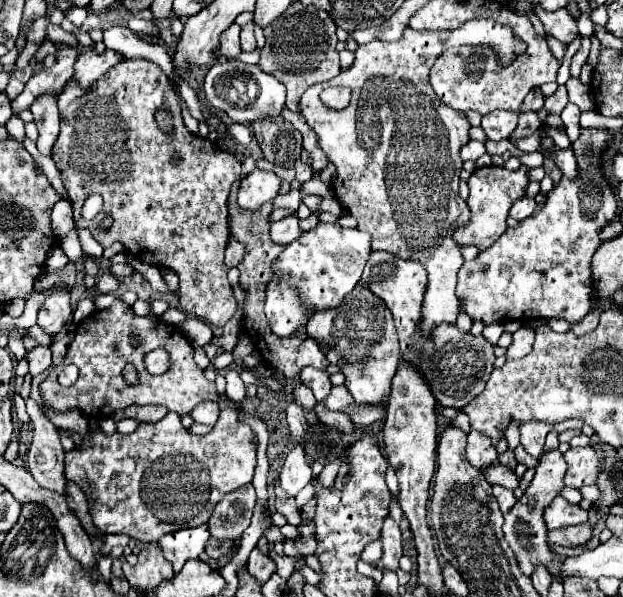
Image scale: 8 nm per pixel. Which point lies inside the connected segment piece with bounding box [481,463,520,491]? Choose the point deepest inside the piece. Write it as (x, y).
(498, 474)

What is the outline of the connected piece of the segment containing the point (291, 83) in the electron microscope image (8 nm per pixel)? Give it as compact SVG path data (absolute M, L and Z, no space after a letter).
M294 1L276 21L264 29L264 35L266 43L260 49L258 67L274 75L288 89L286 107L294 113L300 113L298 107L302 93L310 85L330 81L340 73L340 57L336 51L336 23L320 9L304 7L300 1Z

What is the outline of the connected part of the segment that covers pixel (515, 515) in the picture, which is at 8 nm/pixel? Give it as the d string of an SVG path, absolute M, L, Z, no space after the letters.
M550 451L544 453L540 457L540 465L536 467L536 475L530 483L530 487L526 489L526 493L522 495L522 499L512 507L512 511L504 517L504 533L506 533L506 541L512 547L514 555L518 557L520 569L526 575L532 575L532 571L536 569L536 565L548 565L554 557L554 553L548 549L546 543L546 525L544 525L544 509L546 503L550 503L550 499L554 499L556 495L560 495L560 491L564 489L564 473L566 473L566 461L564 455L560 451Z

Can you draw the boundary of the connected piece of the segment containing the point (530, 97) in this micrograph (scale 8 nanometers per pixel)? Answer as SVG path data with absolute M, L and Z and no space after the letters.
M539 87L532 89L529 94L525 97L524 102L521 106L521 112L537 112L544 106L544 96L540 91Z

